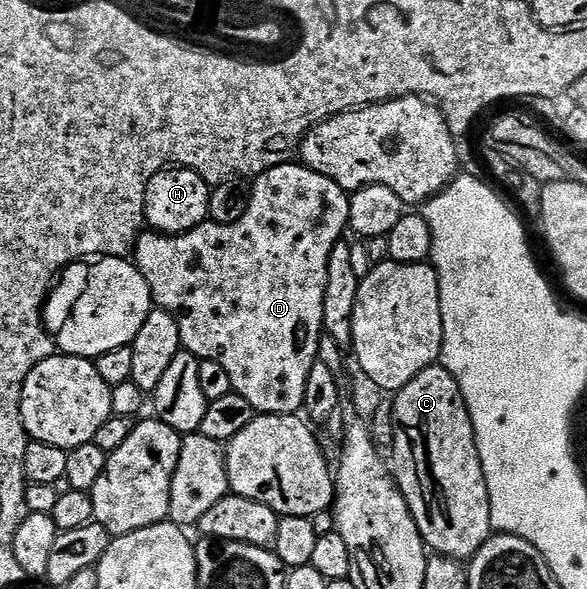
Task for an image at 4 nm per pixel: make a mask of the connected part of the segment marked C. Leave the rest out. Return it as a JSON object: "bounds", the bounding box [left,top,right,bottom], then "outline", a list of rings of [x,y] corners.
{"bounds":[390,364,494,560],"outline":[[[442,364],[418,372],[410,384],[395,391],[393,404],[394,444],[390,462],[394,467],[396,485],[412,513],[424,545],[433,555],[457,560],[471,560],[494,531],[490,520],[490,492],[478,456],[474,424],[466,408],[466,400],[458,388],[458,380]]]}

